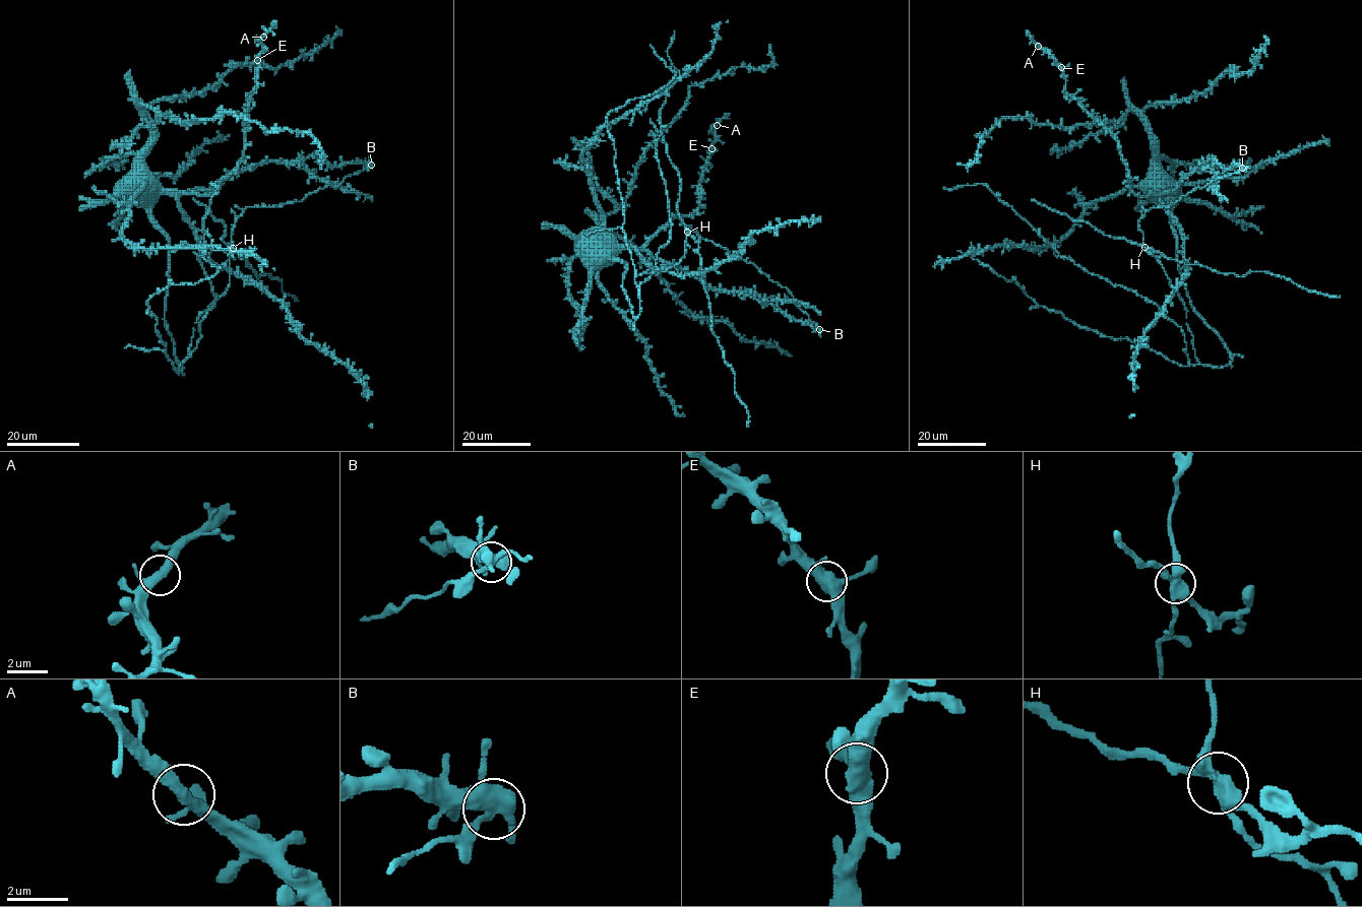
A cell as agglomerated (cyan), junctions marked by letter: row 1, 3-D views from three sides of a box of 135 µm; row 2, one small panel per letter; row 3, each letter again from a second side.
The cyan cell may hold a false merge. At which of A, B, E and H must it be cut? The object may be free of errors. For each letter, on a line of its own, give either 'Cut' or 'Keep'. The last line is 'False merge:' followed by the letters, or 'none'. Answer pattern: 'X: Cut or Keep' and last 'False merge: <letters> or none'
A: Keep
B: Keep
E: Keep
H: Cut
False merge: H

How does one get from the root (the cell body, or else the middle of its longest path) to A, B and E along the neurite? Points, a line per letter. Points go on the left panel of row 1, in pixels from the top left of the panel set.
A: (135, 187), (209, 194), (235, 169), (244, 148), (245, 113), (256, 86), (258, 55), (262, 50), (263, 37)
B: (135, 187), (208, 190), (250, 166), (310, 156), (331, 165), (371, 165)
E: (135, 187), (198, 194), (209, 194), (217, 187), (243, 154), (245, 113), (256, 86), (258, 60)

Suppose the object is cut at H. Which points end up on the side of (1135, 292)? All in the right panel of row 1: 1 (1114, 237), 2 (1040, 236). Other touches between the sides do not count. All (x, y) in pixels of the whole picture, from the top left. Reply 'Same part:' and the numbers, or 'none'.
Same part: 2

